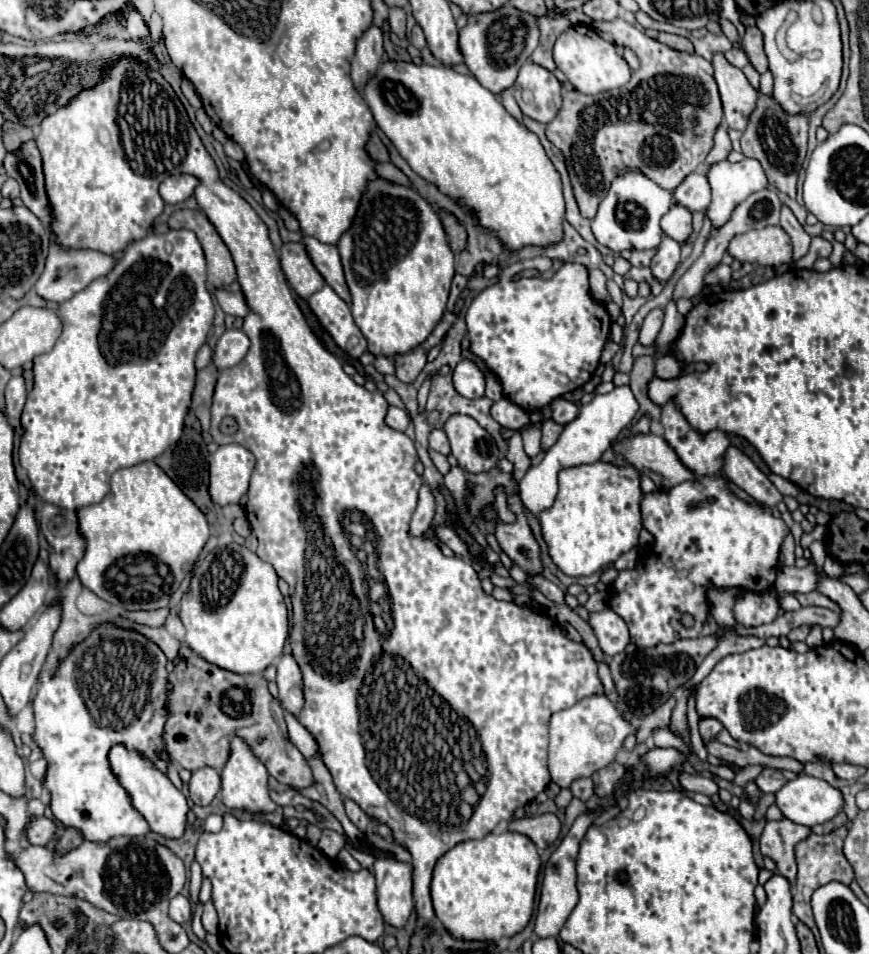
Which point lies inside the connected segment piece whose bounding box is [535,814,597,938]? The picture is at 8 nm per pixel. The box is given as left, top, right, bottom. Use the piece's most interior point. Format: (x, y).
(559, 896)

